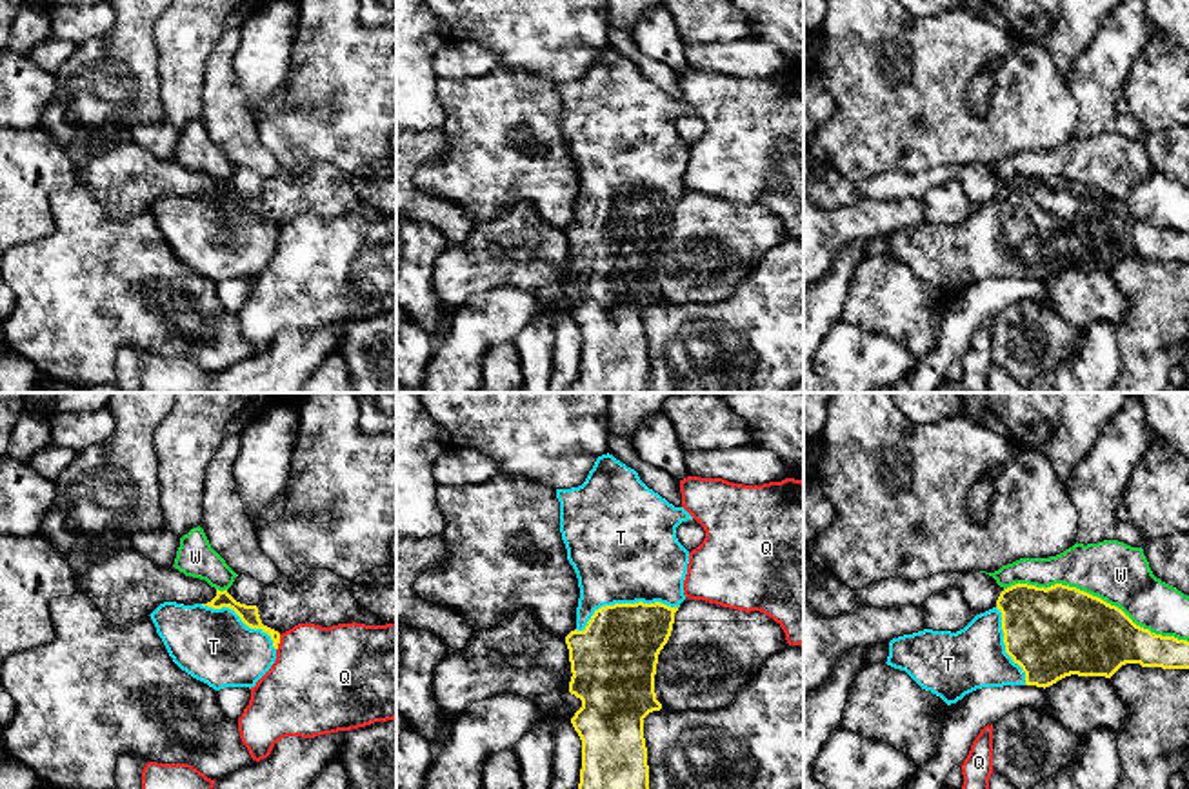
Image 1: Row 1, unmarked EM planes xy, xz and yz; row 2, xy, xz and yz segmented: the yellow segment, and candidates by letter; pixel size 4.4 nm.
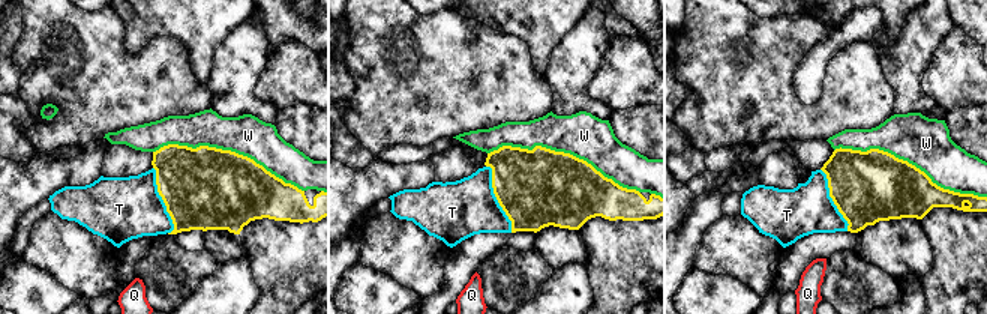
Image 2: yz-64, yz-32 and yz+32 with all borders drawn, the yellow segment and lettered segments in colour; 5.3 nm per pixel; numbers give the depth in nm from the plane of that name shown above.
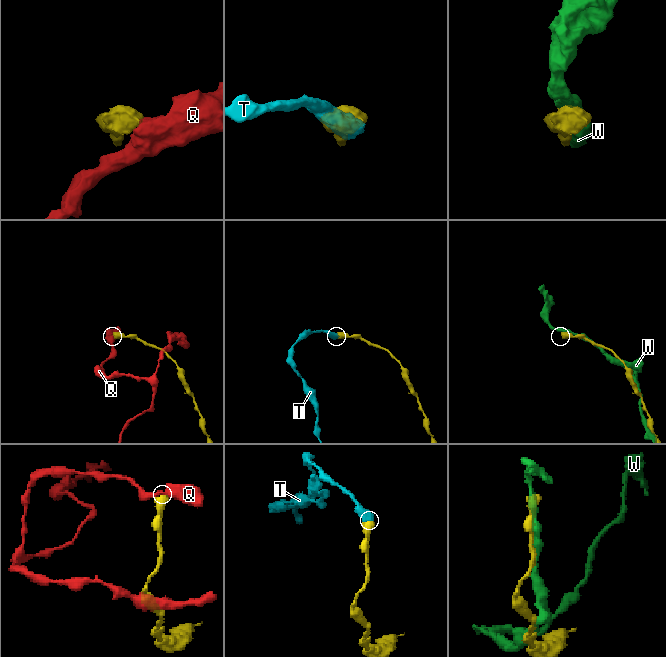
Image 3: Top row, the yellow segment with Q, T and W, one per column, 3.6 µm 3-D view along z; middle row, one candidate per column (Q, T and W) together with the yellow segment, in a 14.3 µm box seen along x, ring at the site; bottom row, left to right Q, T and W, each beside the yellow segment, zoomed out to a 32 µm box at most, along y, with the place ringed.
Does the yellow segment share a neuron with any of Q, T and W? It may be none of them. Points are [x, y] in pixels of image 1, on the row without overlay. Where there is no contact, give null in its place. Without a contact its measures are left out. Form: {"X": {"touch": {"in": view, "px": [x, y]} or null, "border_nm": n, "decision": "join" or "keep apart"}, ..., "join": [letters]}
{"Q": {"touch": {"in": "xy", "px": [279, 235]}, "border_nm": 70, "decision": "keep apart"}, "T": {"touch": {"in": "xz", "px": [624, 197]}, "border_nm": 480, "decision": "join"}, "W": {"touch": {"in": "yz", "px": [1097, 189]}, "border_nm": 850, "decision": "keep apart"}, "join": ["T"]}

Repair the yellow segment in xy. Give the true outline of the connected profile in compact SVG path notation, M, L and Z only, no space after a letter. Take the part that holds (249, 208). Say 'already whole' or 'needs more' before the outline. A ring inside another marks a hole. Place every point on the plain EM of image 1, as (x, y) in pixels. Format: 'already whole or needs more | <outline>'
needs more | M227 182L207 196L160 196L151 207L173 255L215 284L255 280L276 253L280 225Z

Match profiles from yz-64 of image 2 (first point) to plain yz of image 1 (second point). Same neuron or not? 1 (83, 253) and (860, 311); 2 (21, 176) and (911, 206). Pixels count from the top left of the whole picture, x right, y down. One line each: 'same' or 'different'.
1: same
2: same

